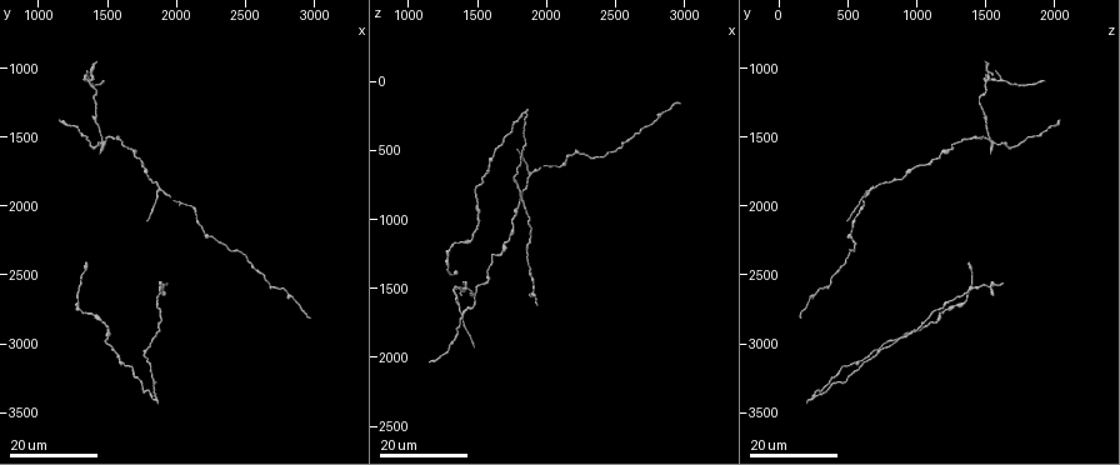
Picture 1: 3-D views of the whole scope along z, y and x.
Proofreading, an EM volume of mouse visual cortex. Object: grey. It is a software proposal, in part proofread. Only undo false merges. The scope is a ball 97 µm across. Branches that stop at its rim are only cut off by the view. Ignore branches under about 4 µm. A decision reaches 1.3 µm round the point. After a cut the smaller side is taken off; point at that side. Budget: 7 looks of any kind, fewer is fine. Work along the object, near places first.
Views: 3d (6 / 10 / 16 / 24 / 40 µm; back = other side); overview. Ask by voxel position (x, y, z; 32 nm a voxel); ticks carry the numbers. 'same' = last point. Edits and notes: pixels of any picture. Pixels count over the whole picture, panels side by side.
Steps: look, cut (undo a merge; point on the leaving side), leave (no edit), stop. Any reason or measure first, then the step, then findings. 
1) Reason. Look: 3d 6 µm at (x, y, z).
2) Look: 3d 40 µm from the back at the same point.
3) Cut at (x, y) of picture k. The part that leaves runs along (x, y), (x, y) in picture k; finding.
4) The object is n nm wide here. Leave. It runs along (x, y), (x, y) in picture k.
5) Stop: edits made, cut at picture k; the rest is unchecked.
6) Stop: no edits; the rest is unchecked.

Small branch off a trunk. Look: 3d 24 µm at (1460, 1560, 1560).

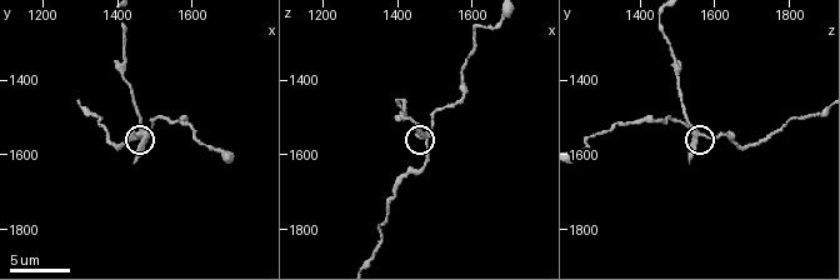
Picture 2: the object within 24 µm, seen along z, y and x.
Look: 3d 6 µm at (1490, 1540, 1550).

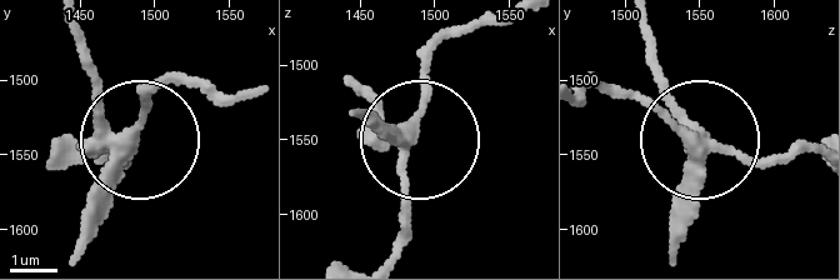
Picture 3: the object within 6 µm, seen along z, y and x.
The object is 330 nm wide here. Cut at (83, 223) of picture 3. The part that leaves runs along (110, 163), (78, 23) in picture 3; two cells meet here.

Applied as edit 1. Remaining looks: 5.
Look: overview.

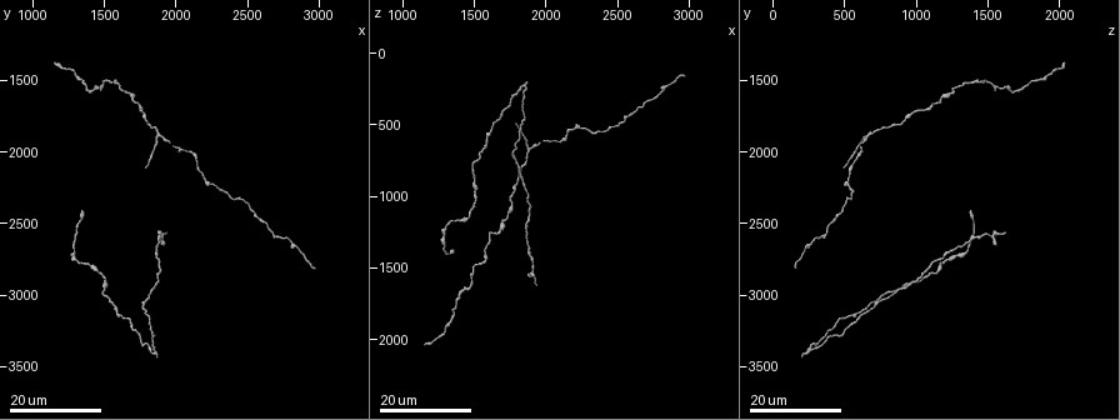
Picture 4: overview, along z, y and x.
Look: 3d 24 µm at (2320, 2280, 540).

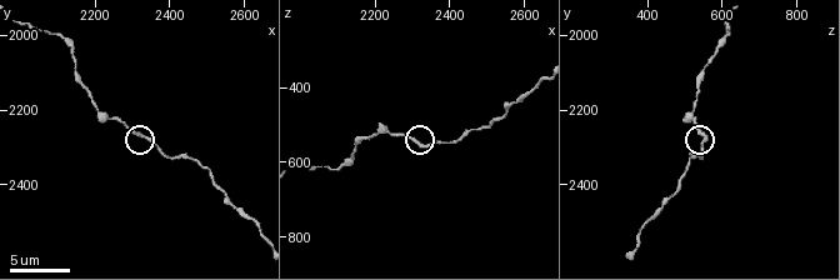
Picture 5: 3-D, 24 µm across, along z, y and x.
Zoom in. Look: 3d 6 µm at (2320, 2260, 550).

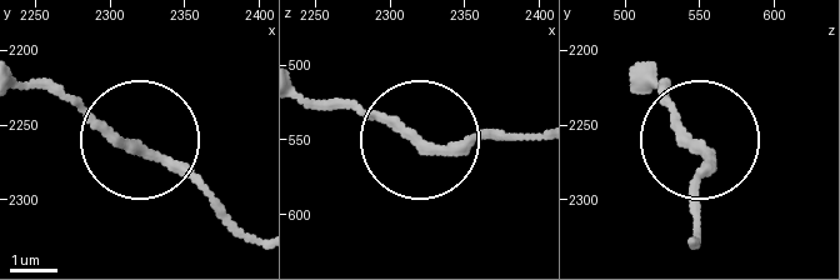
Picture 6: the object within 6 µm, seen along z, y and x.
Leave. Continuous, no second cell.

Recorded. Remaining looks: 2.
Stop: edits made, cut at picture 3; the rest is unchecked.

